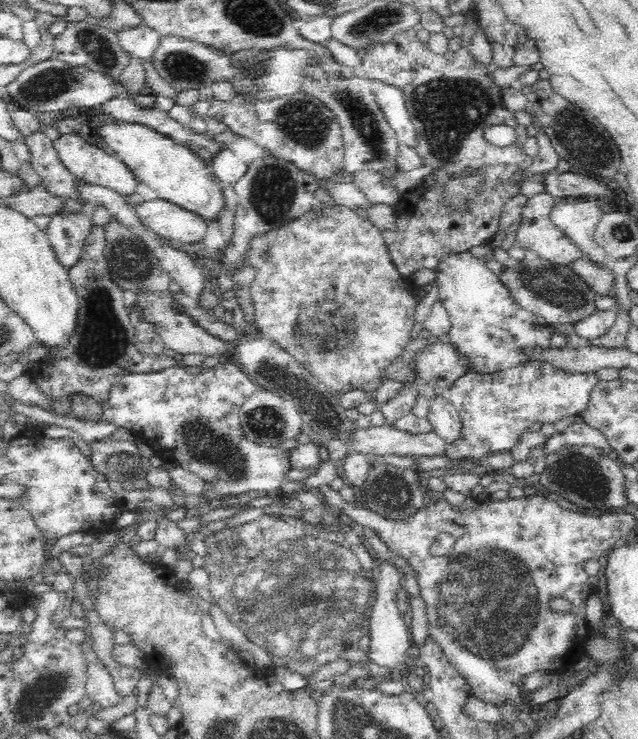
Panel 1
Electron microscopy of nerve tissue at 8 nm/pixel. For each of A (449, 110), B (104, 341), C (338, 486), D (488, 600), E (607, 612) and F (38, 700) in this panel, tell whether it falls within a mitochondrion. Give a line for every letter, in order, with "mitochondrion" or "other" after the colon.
A: mitochondrion
B: mitochondrion
C: other
D: mitochondrion
E: other
F: mitochondrion

